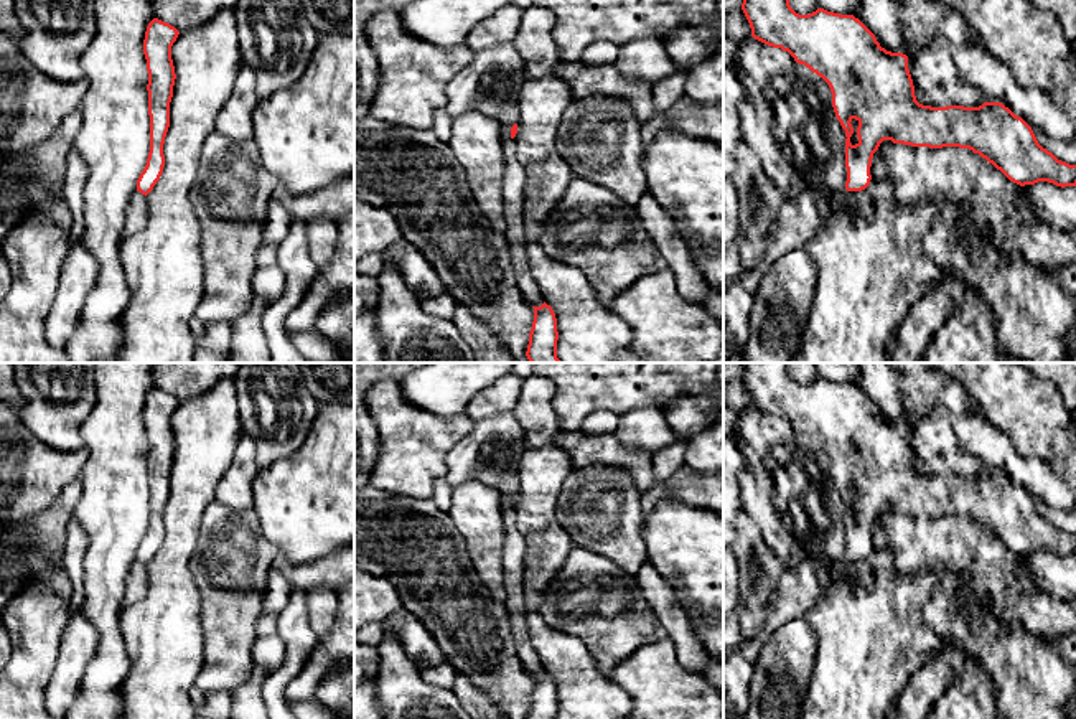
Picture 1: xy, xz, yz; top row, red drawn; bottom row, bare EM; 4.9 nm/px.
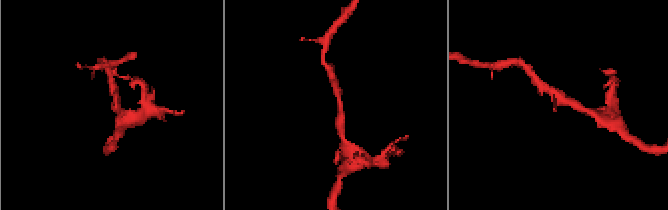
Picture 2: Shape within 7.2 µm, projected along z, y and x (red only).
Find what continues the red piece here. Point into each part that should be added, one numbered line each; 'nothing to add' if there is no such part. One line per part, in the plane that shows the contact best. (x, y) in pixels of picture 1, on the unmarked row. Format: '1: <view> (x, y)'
nothing to add

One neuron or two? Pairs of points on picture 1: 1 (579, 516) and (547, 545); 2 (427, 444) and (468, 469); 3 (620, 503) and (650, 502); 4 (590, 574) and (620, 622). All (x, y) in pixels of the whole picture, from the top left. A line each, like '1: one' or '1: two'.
1: two
2: two
3: two
4: one

